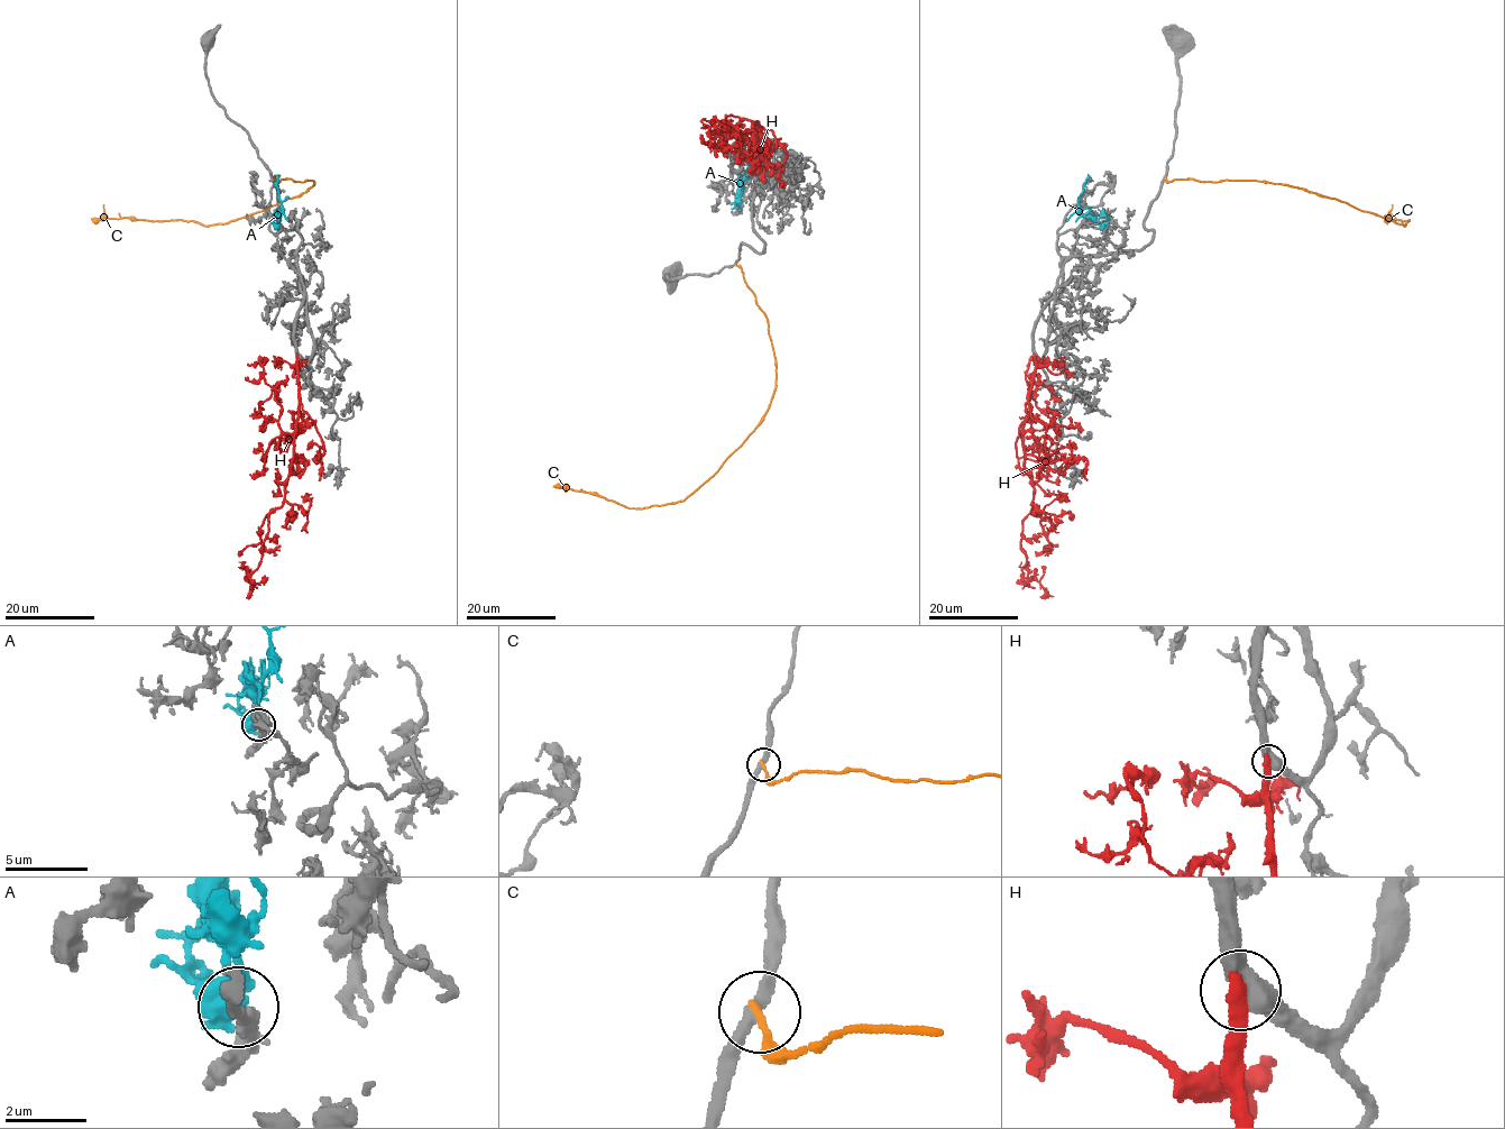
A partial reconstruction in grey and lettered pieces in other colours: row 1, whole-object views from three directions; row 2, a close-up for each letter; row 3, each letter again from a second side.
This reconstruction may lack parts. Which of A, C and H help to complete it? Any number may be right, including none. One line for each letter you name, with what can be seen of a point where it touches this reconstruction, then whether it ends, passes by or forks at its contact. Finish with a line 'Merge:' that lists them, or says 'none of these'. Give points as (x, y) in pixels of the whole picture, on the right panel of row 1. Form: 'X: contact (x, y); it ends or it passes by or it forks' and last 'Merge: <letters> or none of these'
H: contact (1035, 356); it ends
Merge: H

